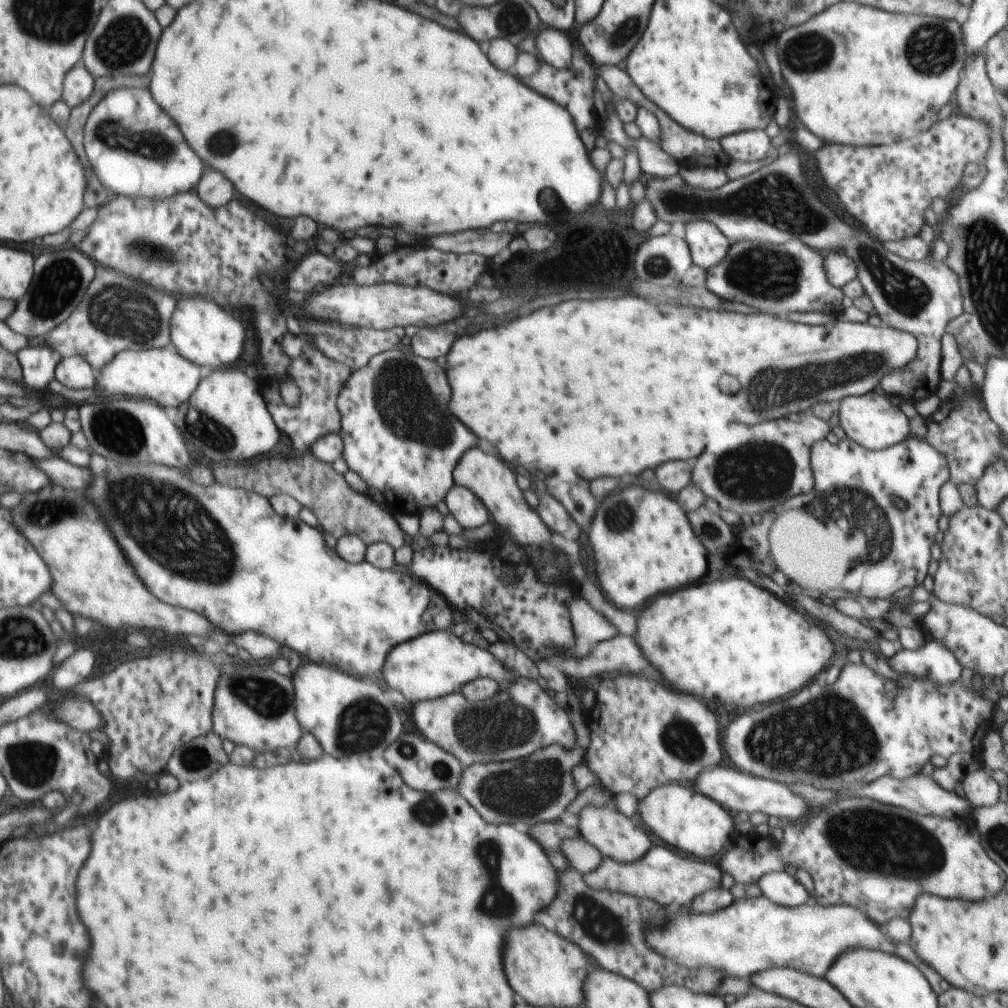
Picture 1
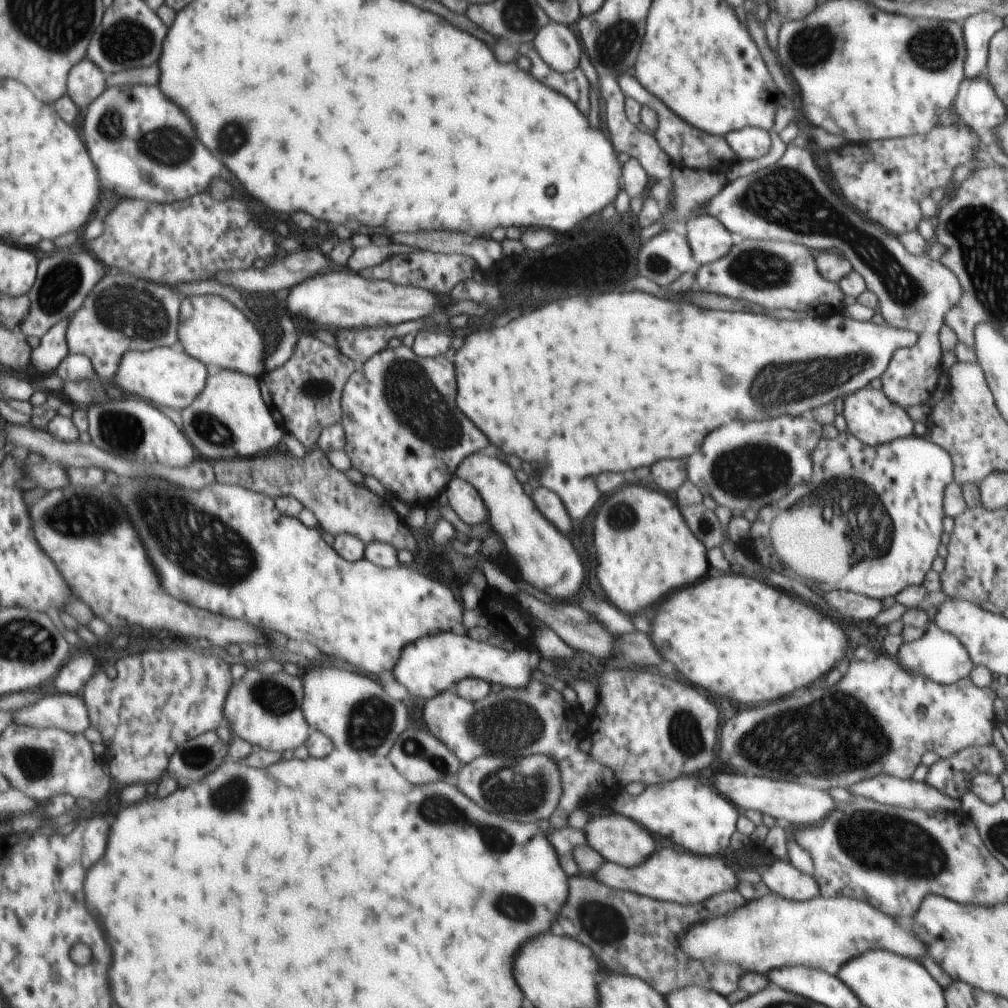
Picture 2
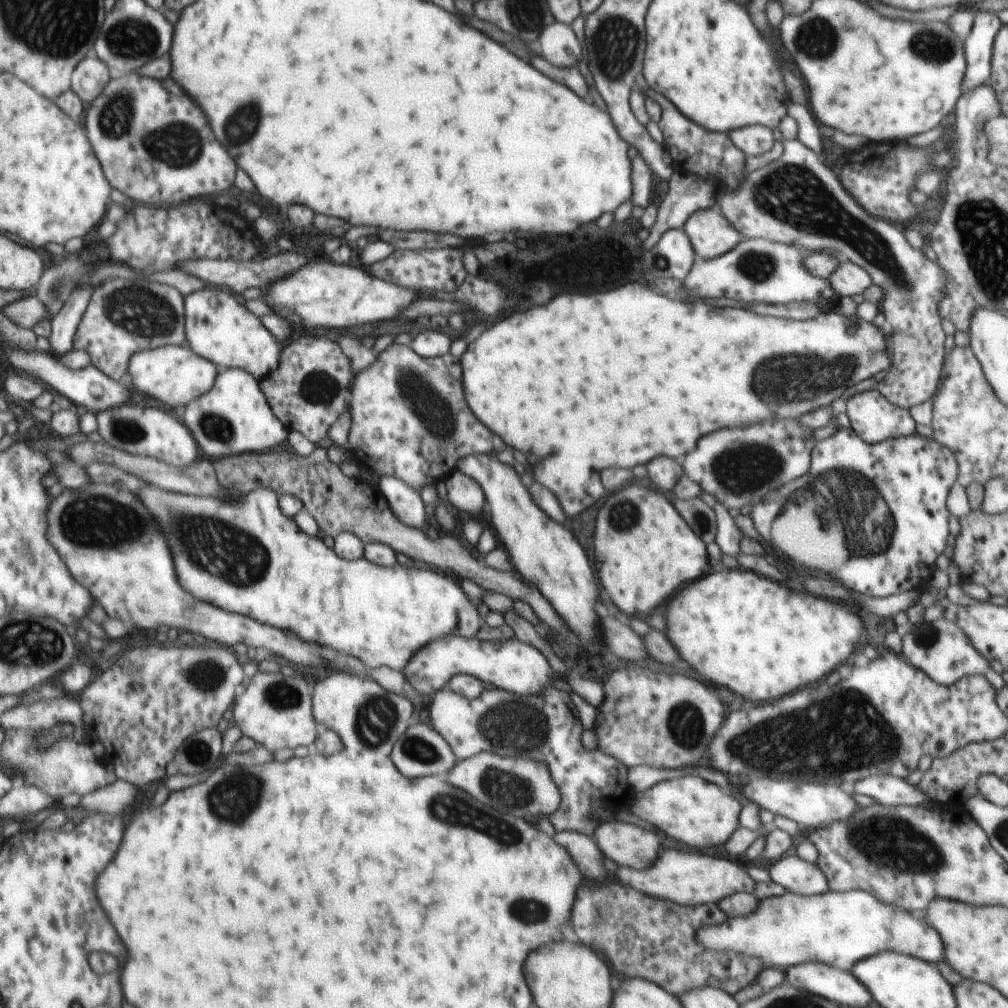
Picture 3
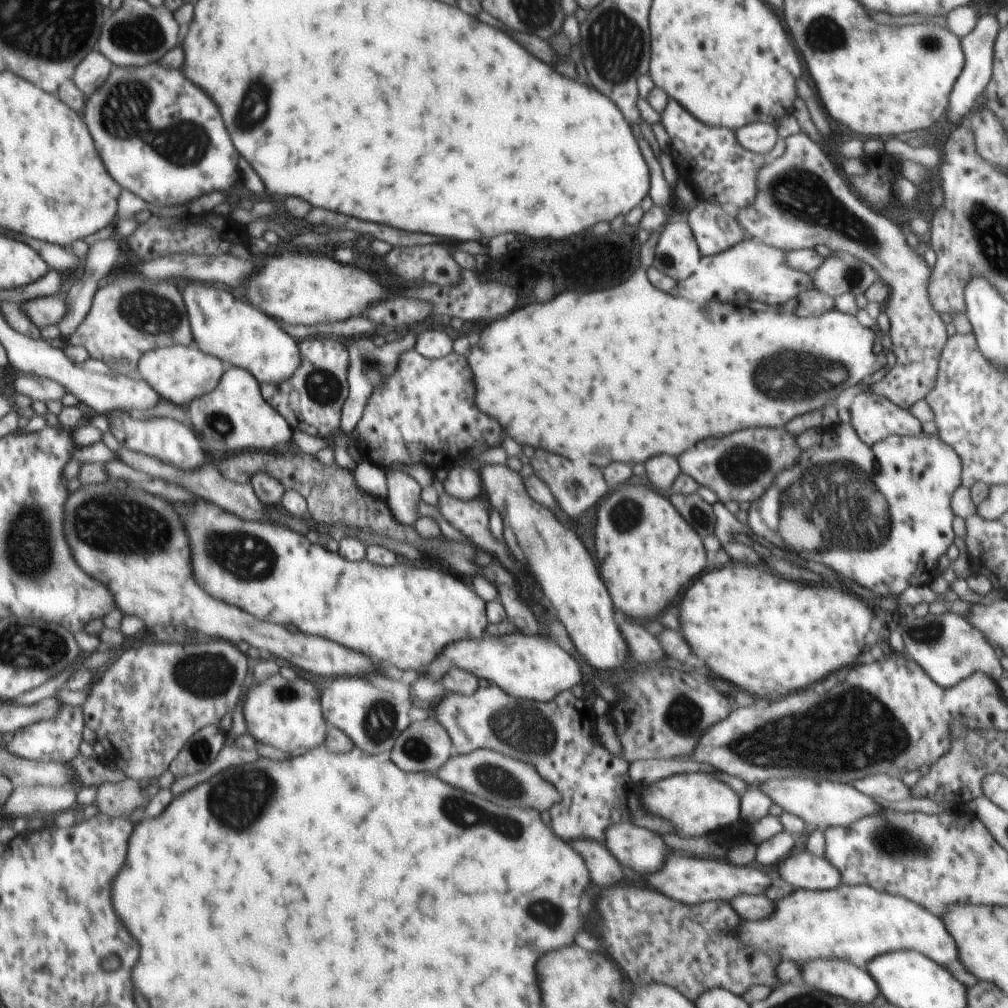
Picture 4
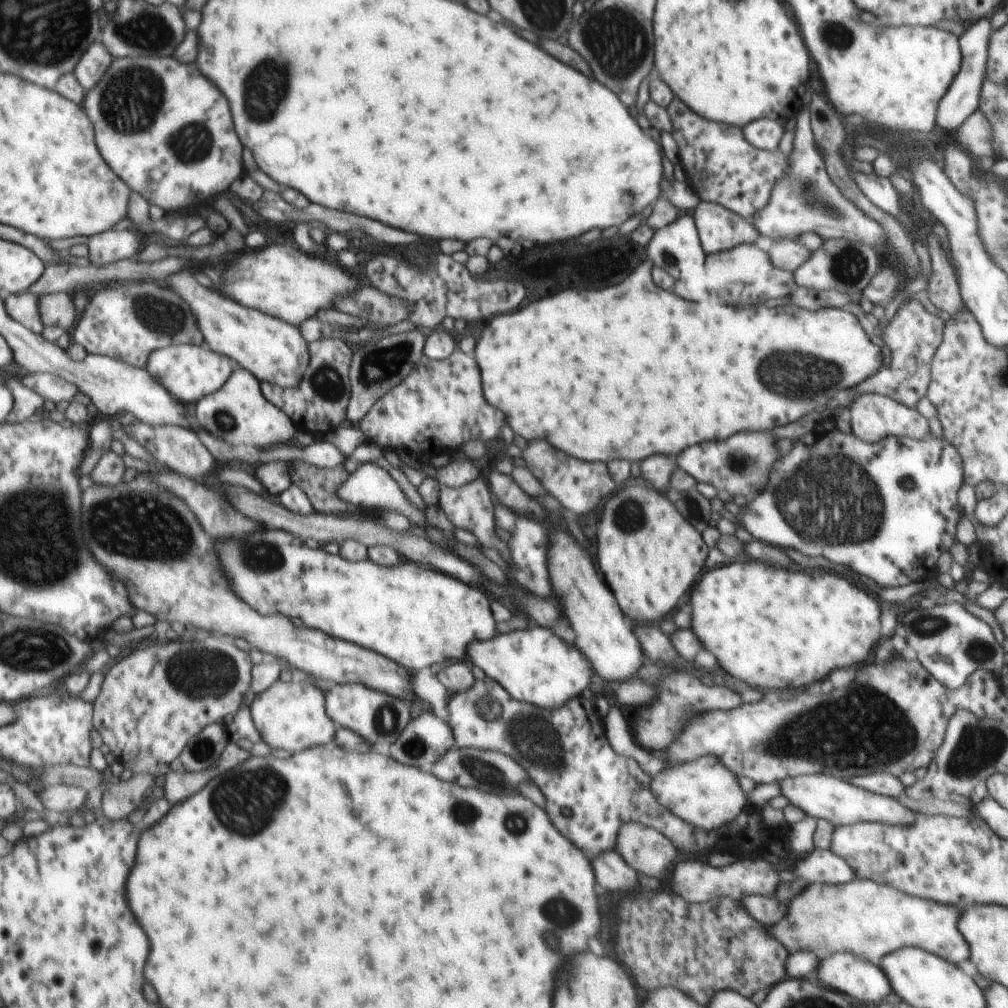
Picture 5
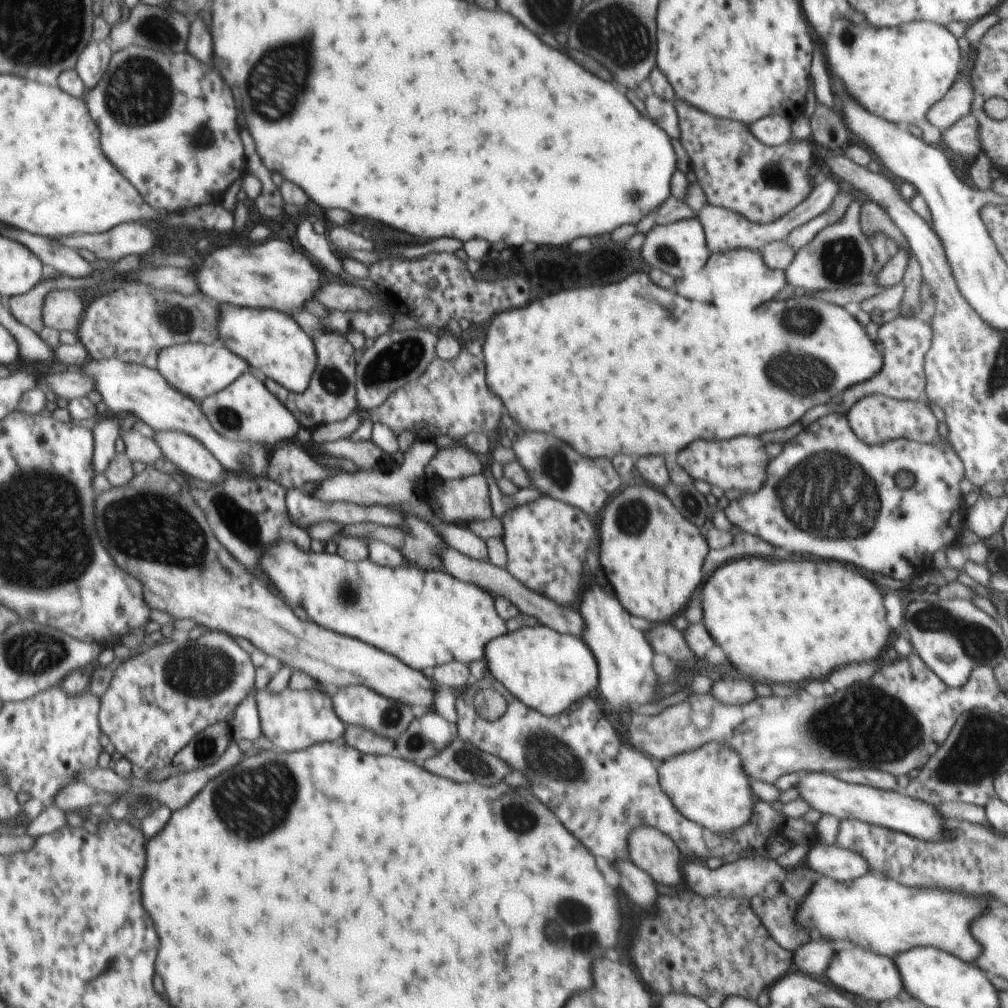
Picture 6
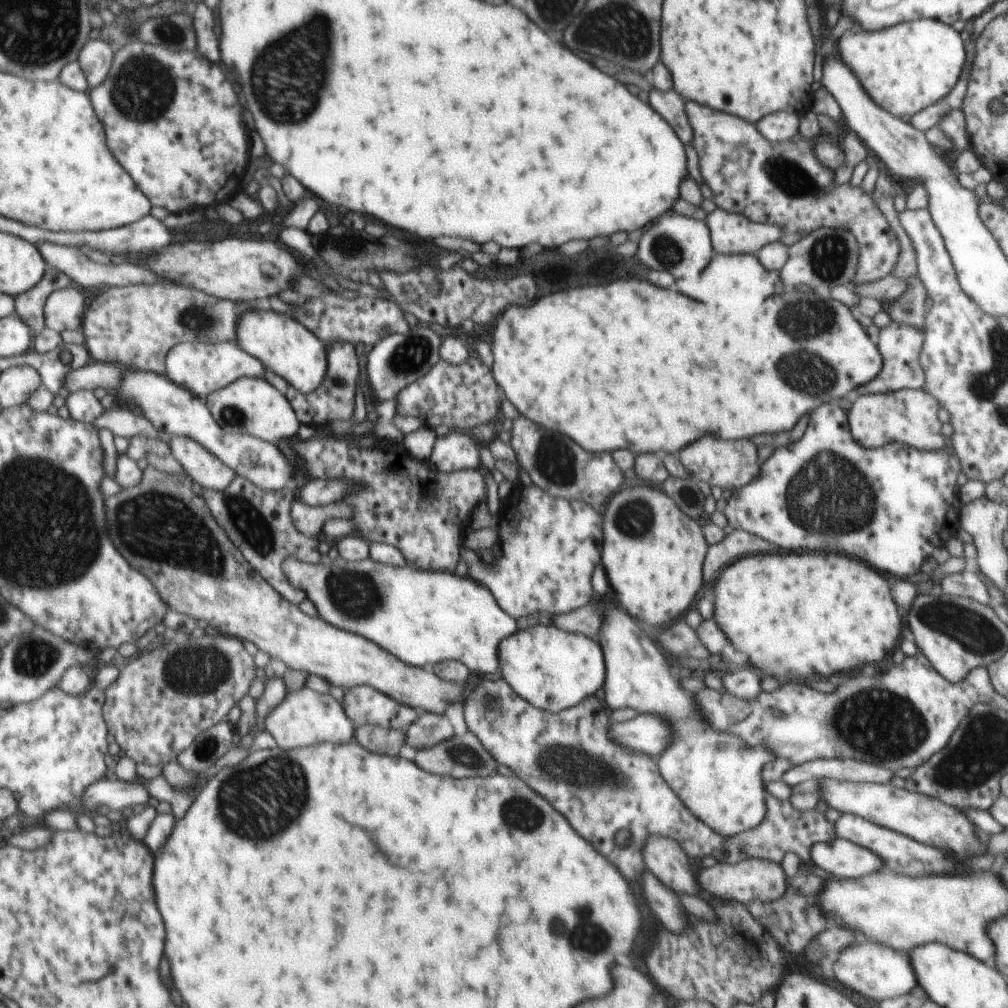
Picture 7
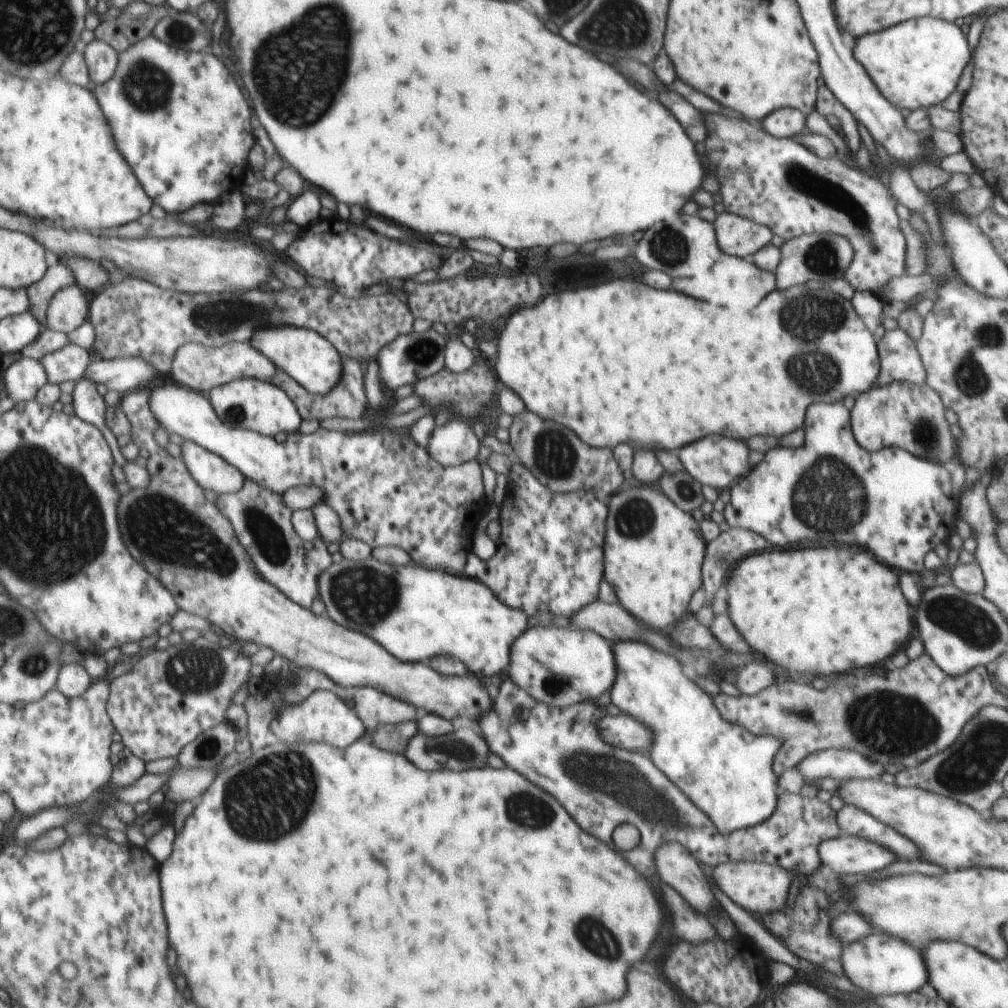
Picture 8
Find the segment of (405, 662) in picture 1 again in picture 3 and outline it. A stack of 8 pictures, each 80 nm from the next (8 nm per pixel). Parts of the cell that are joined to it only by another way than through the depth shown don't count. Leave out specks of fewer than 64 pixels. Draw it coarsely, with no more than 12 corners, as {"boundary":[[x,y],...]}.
{"boundary":[[518,639],[428,642],[400,678],[417,696],[470,675],[520,696],[558,678]]}

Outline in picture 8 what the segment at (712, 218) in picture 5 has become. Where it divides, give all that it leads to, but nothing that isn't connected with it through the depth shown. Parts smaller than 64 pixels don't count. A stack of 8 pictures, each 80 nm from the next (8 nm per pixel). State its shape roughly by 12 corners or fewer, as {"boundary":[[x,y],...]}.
{"boundary":[[724,211],[712,222],[720,250],[749,259],[768,226]]}

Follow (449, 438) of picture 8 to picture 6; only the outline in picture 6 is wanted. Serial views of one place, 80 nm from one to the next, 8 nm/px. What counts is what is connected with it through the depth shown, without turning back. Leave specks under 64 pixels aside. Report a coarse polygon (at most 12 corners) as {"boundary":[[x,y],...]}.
{"boundary":[[463,444],[437,451],[426,477],[446,482],[483,472]]}

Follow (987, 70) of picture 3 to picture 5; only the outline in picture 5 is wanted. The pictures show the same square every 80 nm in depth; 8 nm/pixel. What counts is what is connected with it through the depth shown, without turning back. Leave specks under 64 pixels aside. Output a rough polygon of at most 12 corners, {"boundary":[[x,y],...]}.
{"boundary":[[989,17],[959,37],[962,64],[937,108],[956,131],[979,108],[987,71]]}

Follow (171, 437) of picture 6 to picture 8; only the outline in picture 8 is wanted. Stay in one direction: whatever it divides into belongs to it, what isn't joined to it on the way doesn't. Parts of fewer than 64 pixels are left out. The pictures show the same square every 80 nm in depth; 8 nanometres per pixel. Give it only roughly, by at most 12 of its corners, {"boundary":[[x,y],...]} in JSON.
{"boundary":[[194,441],[181,460],[203,490],[238,492],[239,470]]}

